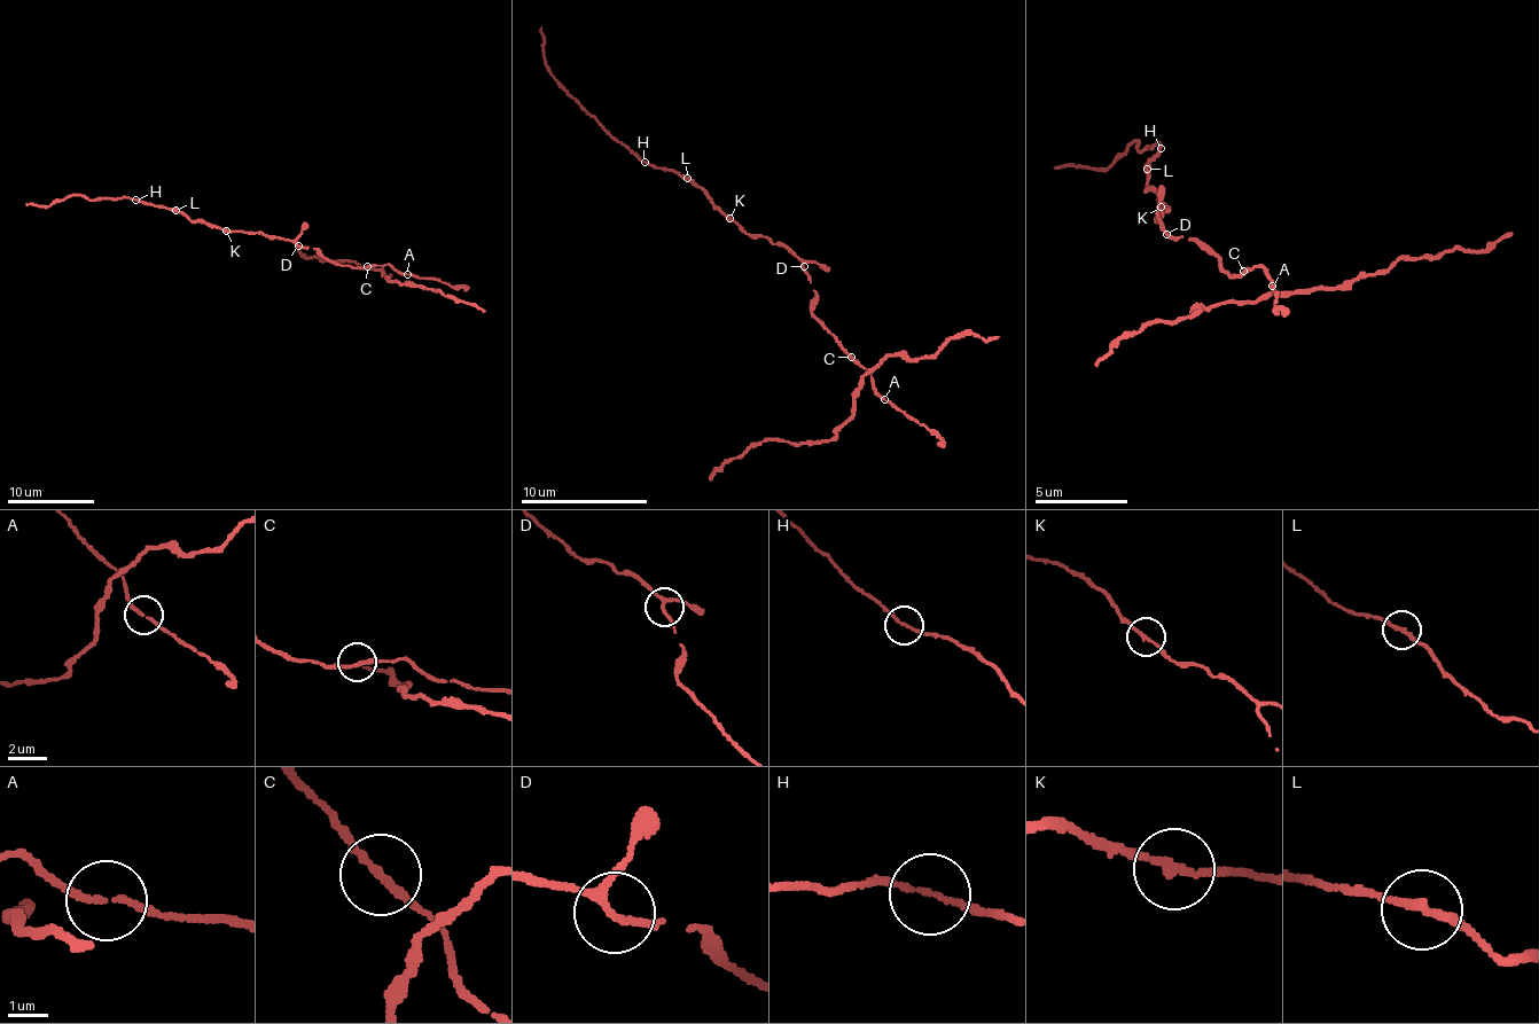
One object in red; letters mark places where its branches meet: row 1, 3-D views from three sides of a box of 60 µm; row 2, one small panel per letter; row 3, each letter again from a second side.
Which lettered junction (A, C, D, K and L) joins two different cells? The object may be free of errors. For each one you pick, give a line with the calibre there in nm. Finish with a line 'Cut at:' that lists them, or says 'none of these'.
Cut at: none of these

